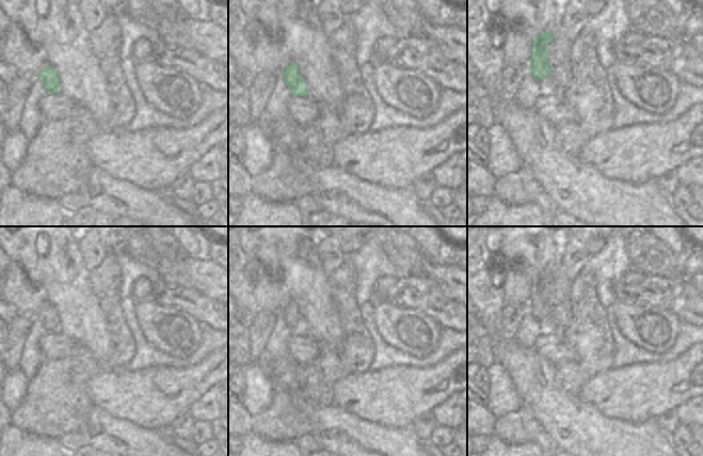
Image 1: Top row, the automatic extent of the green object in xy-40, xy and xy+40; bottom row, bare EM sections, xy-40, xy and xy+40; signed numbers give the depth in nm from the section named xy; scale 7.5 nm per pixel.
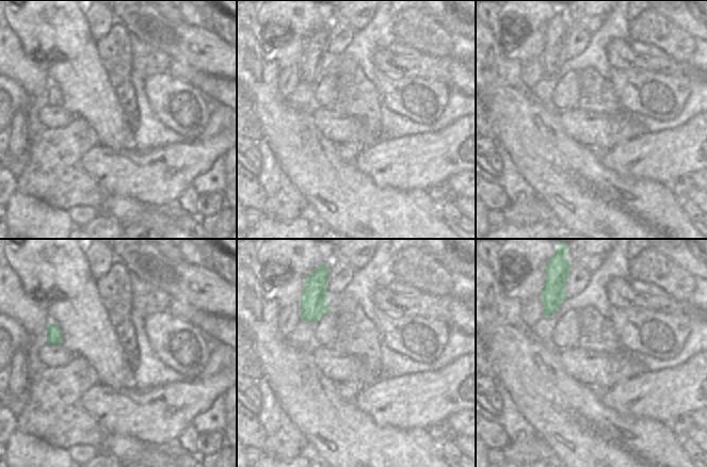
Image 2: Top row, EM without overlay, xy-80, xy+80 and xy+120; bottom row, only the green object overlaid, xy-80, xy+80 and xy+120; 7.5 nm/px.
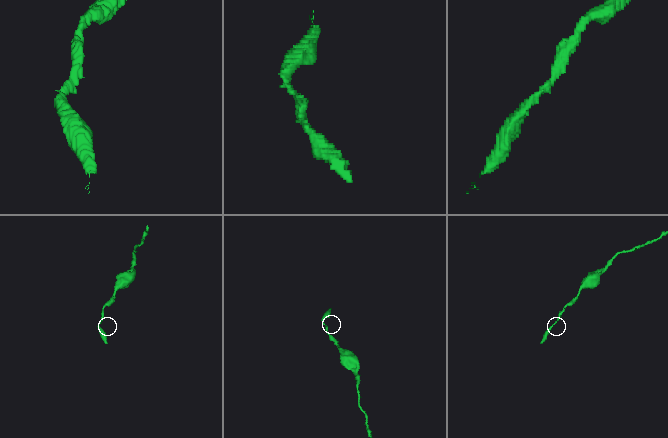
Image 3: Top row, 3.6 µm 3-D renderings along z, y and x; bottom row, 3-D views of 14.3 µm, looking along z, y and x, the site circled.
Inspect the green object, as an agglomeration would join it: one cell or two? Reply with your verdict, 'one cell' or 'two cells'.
one cell

